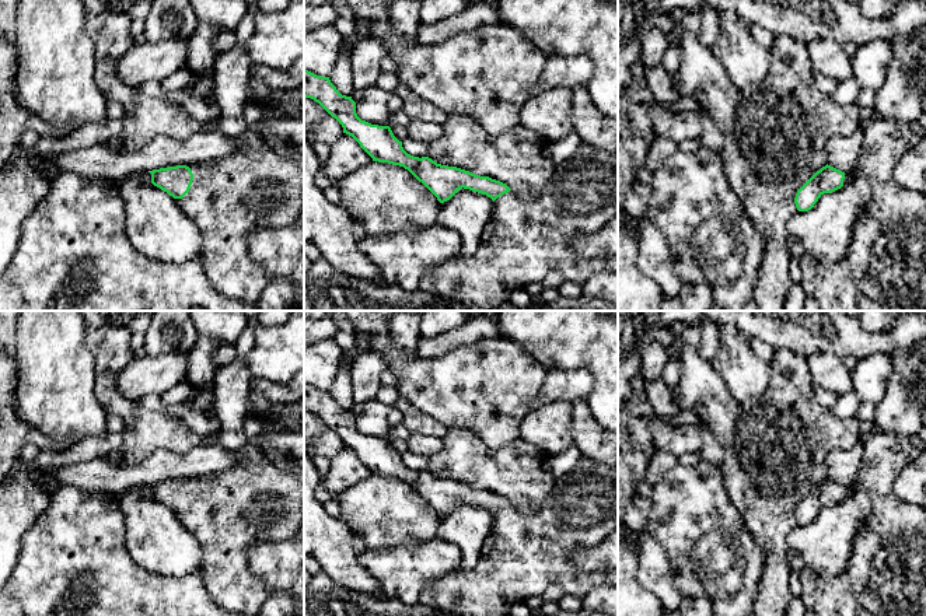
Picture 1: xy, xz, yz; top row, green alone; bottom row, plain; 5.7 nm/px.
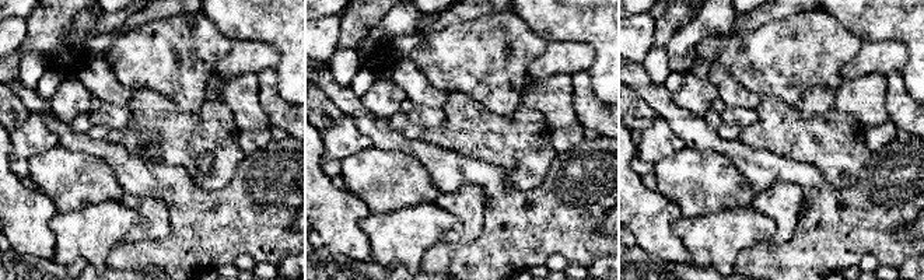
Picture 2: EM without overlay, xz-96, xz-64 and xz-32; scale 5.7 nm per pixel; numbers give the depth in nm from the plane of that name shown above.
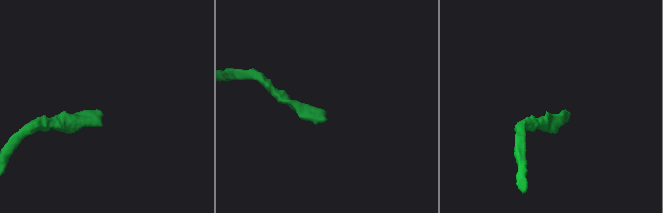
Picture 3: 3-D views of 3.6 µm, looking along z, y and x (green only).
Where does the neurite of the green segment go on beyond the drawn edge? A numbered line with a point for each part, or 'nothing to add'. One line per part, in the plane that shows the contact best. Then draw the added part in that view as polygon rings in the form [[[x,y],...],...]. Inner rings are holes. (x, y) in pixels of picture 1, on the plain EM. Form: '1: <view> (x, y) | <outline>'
1: xy (230, 511) | [[[247,444],[244,448],[235,452],[237,463],[226,470],[210,473],[202,477],[191,477],[186,479],[191,482],[193,487],[193,494],[189,505],[182,512],[174,512],[179,522],[185,526],[185,529],[198,540],[202,549],[202,563],[200,563],[200,574],[205,581],[206,589],[213,601],[223,609],[234,613],[240,613],[242,616],[256,616],[262,608],[262,605],[268,601],[268,598],[273,594],[273,591],[259,578],[256,577],[247,566],[248,552],[261,542],[279,542],[283,539],[293,538],[304,524],[304,468],[298,466],[296,469],[280,469],[277,468],[265,451],[258,444]]]

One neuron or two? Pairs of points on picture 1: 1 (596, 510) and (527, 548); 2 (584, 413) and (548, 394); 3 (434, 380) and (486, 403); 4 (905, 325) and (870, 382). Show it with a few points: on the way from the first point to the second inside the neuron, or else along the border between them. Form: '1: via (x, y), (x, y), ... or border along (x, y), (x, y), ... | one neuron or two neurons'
1: via (579, 513), (544, 541) | one neuron
2: border along (586, 398), (572, 402) | two neurons
3: via (447, 385), (470, 387), (474, 391) | one neuron
4: border along (890, 357), (884, 353), (873, 353), (859, 360) | two neurons

